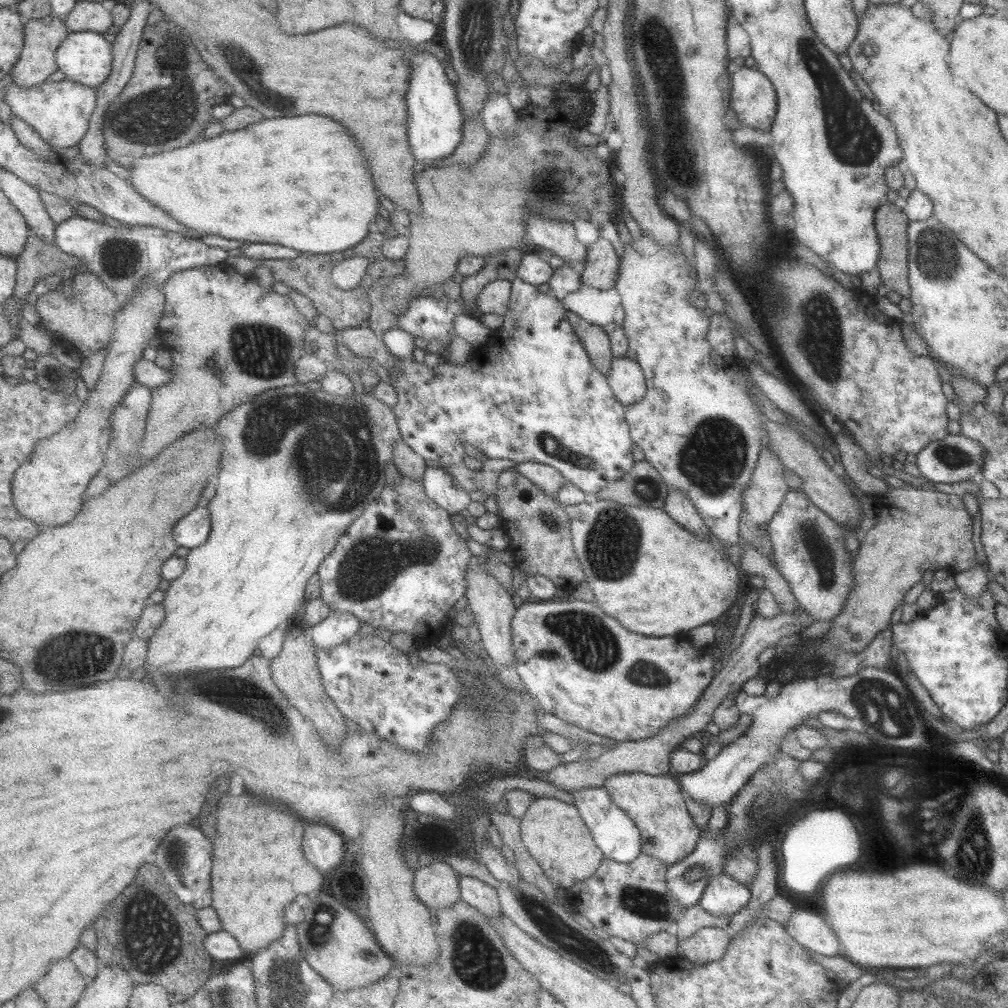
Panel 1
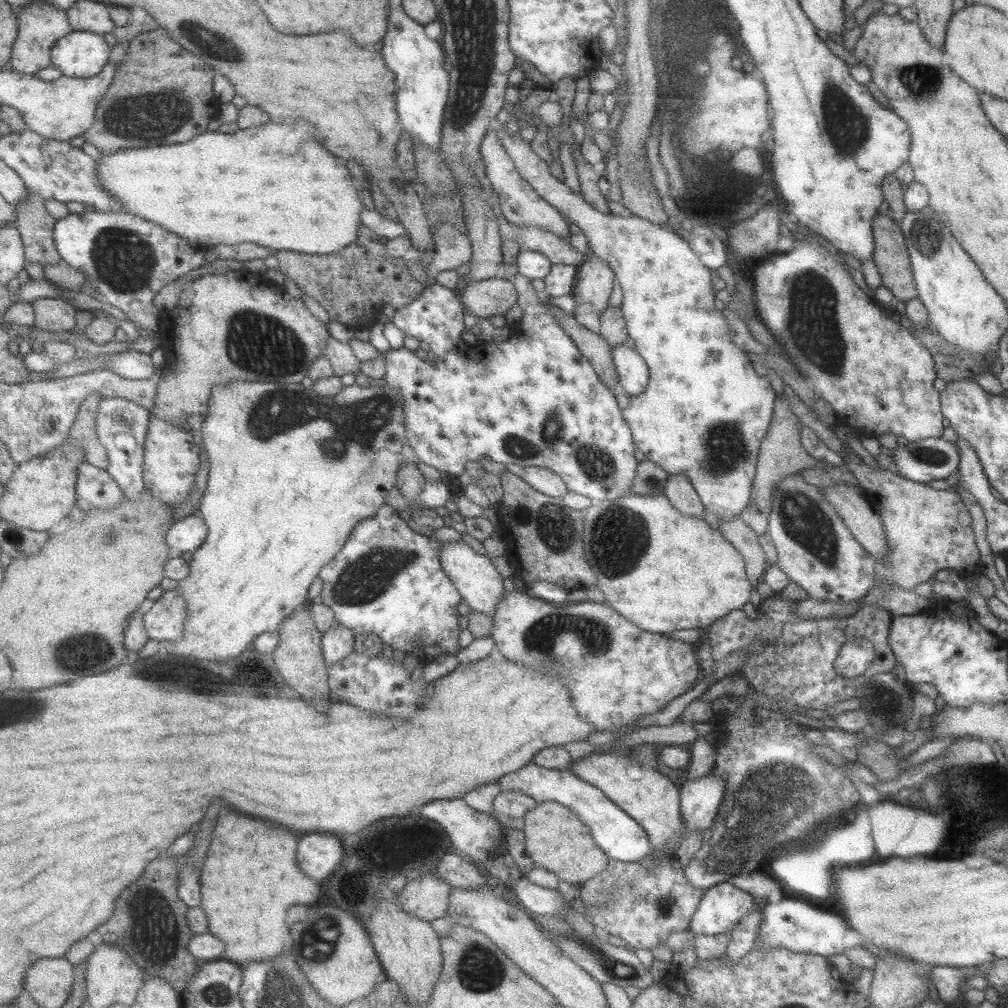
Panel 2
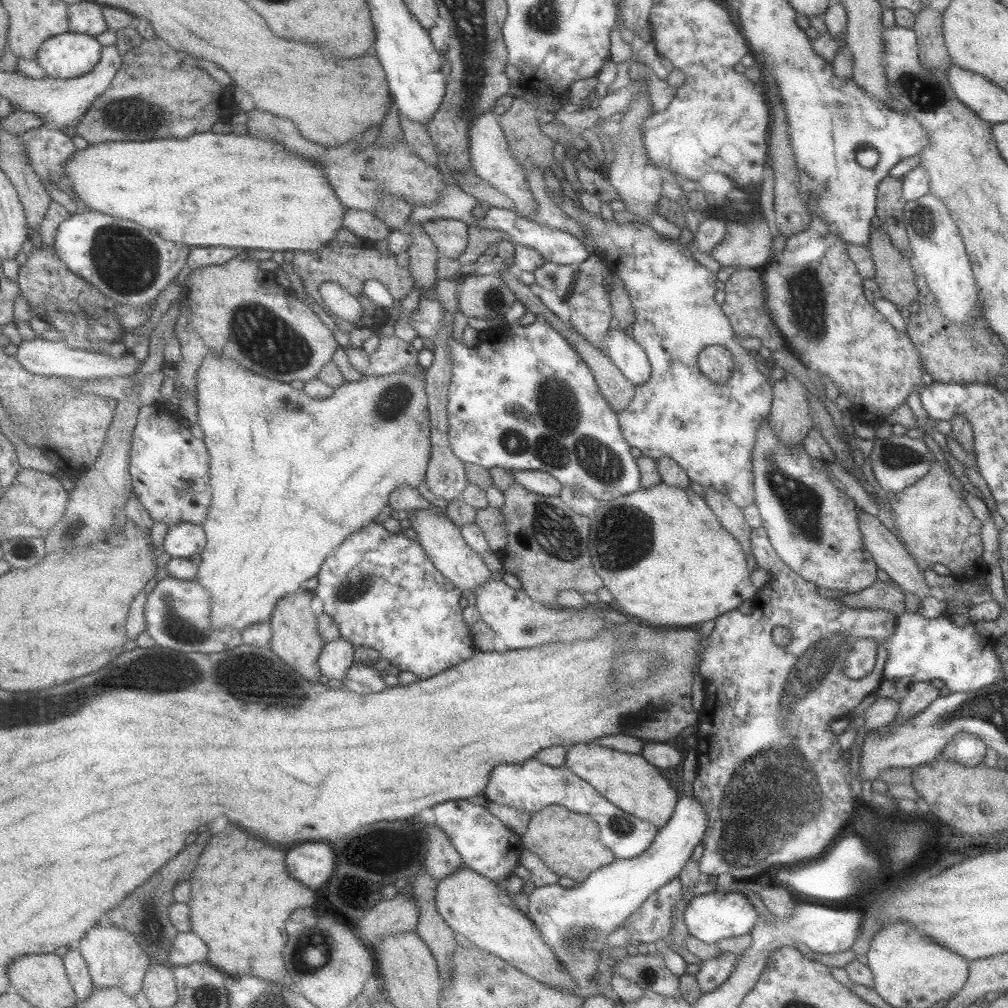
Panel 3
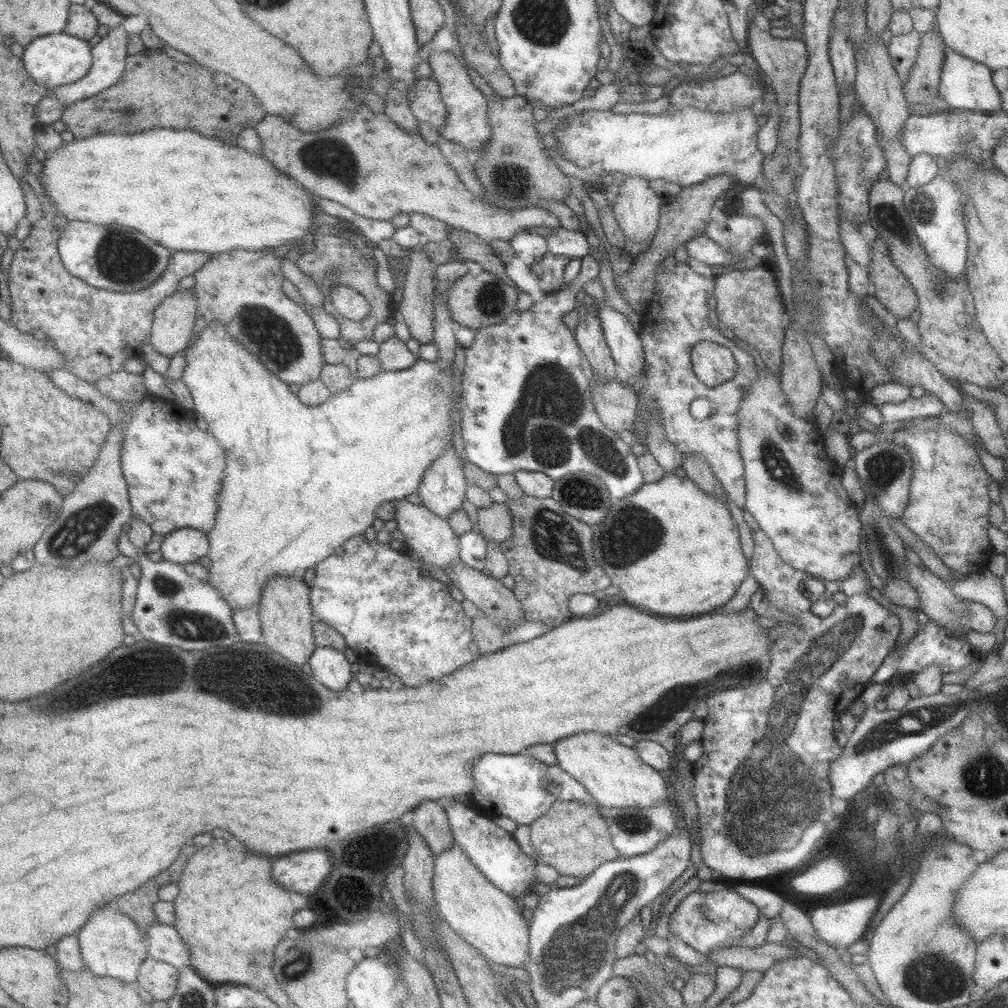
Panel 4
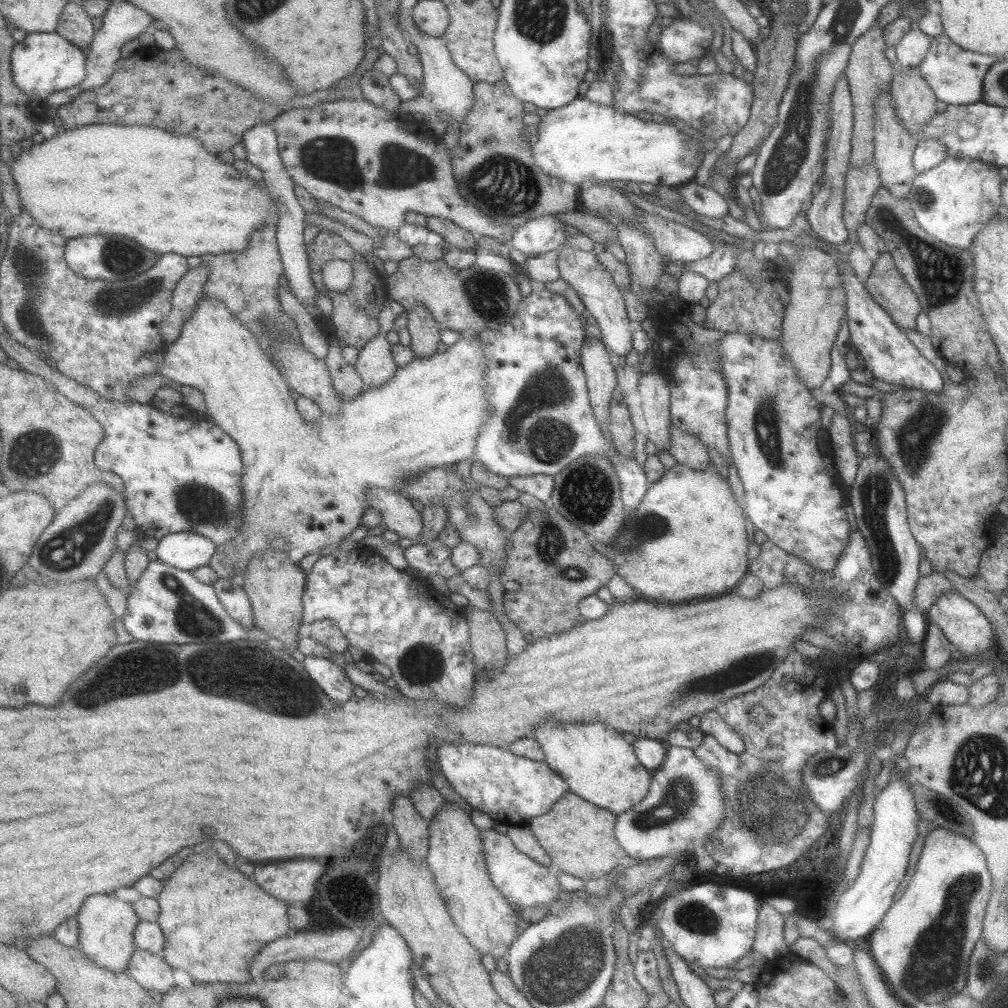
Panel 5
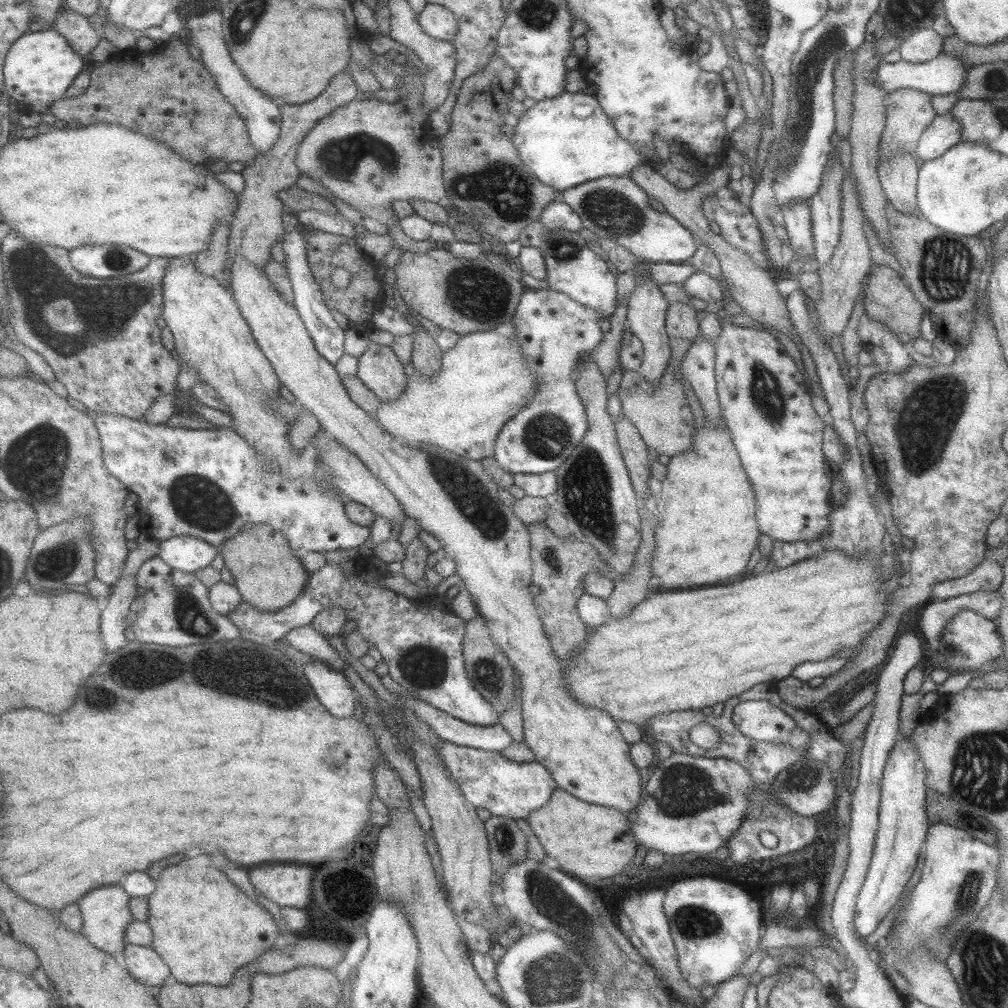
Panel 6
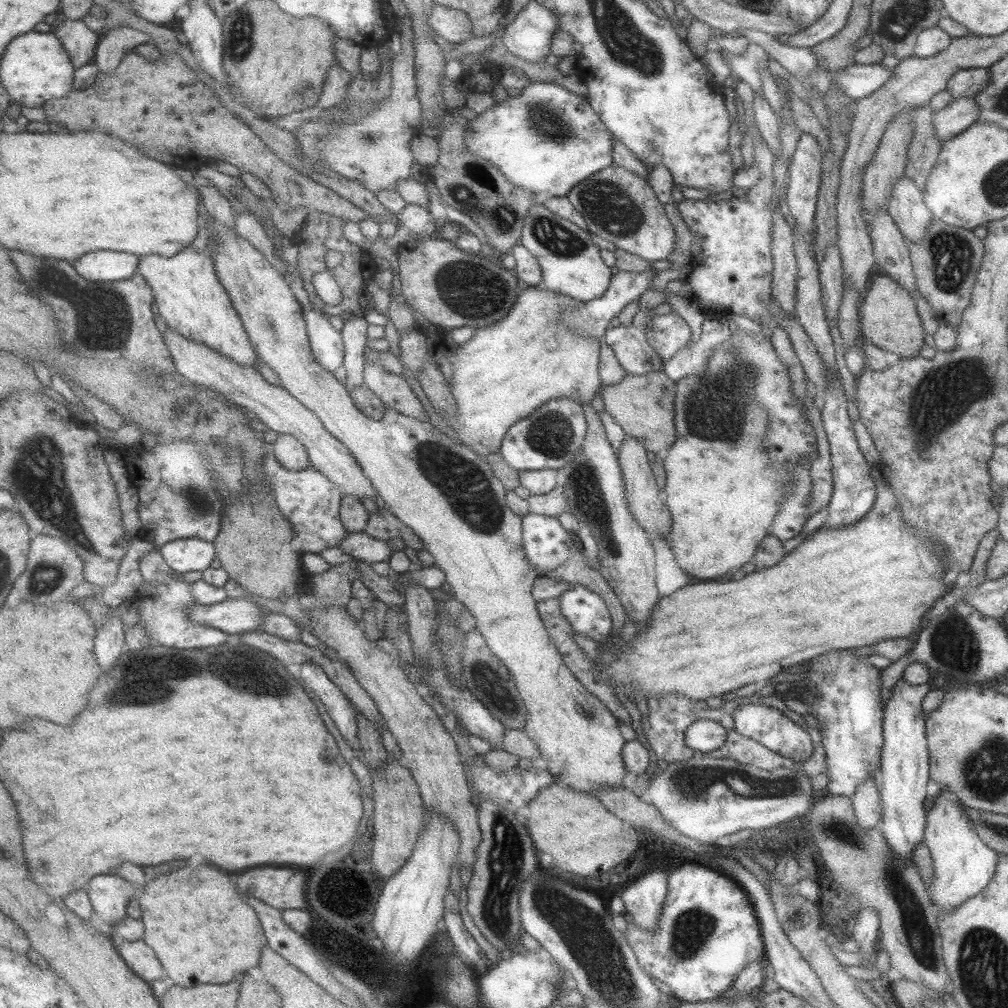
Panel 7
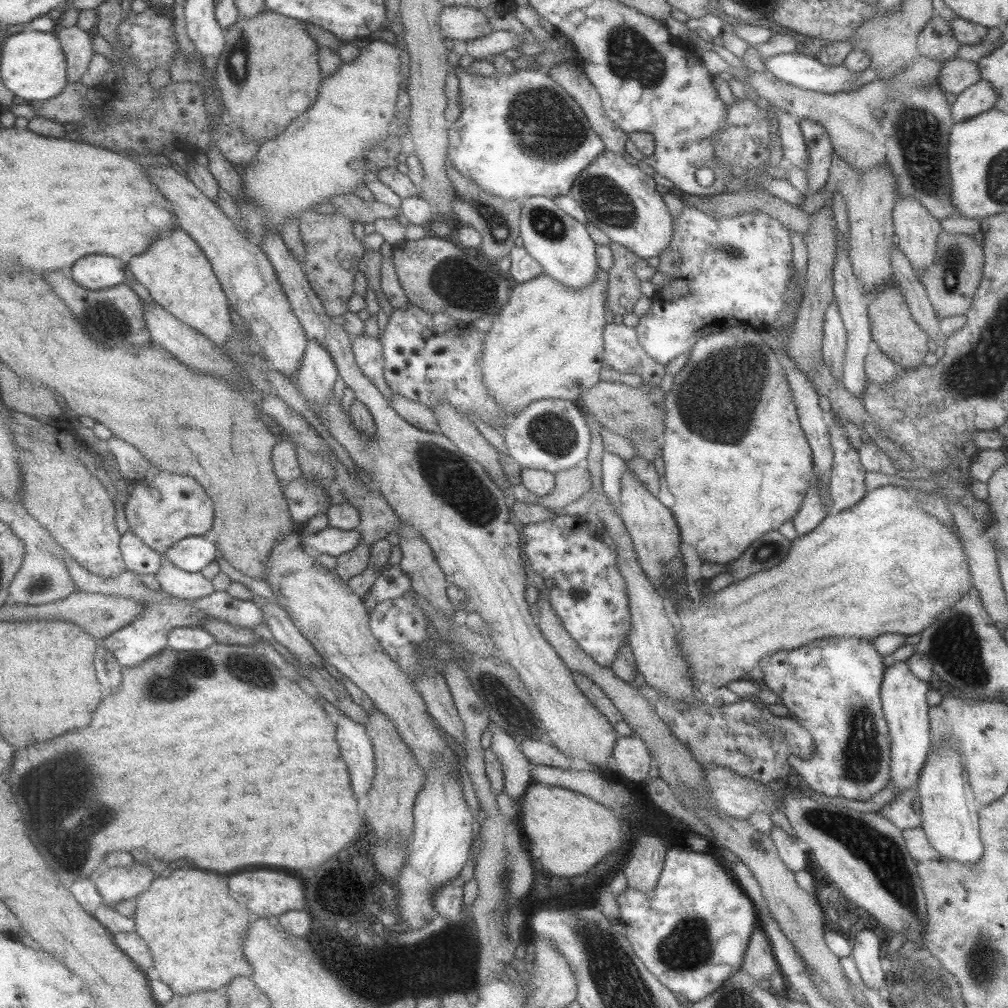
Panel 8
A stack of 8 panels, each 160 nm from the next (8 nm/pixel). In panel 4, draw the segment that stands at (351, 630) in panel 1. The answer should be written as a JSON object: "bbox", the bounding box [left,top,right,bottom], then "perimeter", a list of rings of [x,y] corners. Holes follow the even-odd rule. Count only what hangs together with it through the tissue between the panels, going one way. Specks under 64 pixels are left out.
{"bbox":[308,647,354,692],"perimeter":[[[319,647],[308,663],[314,677],[335,692],[345,690],[354,680],[353,664],[343,650]]]}

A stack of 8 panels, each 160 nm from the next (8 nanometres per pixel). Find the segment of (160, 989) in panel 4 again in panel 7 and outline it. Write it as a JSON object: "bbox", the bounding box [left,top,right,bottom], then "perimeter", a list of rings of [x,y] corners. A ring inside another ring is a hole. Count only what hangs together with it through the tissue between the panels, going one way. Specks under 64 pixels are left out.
{"bbox":[118,939,168,982],"perimeter":[[[125,939],[118,947],[118,951],[141,978],[145,978],[149,982],[159,980],[159,978],[167,978],[168,972],[165,972],[165,968],[161,966],[161,960],[157,958],[155,949],[144,940],[130,941]]]}

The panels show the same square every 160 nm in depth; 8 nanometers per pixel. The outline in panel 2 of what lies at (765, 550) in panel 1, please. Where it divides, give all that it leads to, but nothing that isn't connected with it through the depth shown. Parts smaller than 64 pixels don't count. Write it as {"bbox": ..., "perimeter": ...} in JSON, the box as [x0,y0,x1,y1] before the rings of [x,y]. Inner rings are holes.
{"bbox":[740,393,825,534],"perimeter":[[[783,393],[775,395],[772,417],[767,432],[761,440],[756,460],[756,471],[752,480],[750,499],[740,512],[741,520],[756,534],[767,530],[768,514],[771,510],[771,491],[784,476],[811,467],[823,467],[825,463],[805,453],[799,440],[800,422],[791,411],[791,405]]]}

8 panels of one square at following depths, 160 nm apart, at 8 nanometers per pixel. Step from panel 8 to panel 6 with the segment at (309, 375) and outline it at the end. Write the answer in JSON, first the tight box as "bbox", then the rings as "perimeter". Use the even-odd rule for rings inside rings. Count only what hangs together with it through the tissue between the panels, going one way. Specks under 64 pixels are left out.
{"bbox":[281,226,346,364],"perimeter":[[[294,226],[292,230],[286,230],[281,237],[283,252],[287,255],[286,264],[291,275],[294,286],[294,306],[297,308],[301,319],[305,322],[307,330],[310,331],[318,351],[327,361],[337,364],[345,356],[346,331],[332,314],[330,304],[326,302],[322,286],[313,276],[313,271],[308,259],[308,242],[305,242],[301,228]]]}

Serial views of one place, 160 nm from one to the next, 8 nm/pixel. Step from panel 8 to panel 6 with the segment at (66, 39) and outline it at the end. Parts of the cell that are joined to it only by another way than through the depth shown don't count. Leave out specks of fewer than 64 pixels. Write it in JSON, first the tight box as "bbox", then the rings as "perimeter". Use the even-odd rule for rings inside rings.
{"bbox":[53,9,103,57],"perimeter":[[[68,9],[59,14],[53,28],[65,36],[82,56],[90,57],[103,37],[101,31],[91,26],[86,15]]]}

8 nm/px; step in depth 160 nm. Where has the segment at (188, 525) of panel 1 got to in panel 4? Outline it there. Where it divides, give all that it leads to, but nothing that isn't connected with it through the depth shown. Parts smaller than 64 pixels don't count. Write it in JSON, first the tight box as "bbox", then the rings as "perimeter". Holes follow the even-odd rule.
{"bbox":[160,528,210,565],"perimeter":[[[183,528],[166,535],[160,547],[165,559],[181,565],[201,560],[210,550],[208,533],[196,528]]]}

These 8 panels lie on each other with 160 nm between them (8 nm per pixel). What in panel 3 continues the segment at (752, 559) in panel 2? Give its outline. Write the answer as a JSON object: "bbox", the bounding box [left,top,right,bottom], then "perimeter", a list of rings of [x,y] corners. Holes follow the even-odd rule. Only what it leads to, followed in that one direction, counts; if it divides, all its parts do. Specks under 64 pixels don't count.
{"bbox":[702,487,750,552],"perimeter":[[[707,487],[702,488],[704,492],[703,500],[713,511],[721,526],[737,540],[743,552],[750,552],[750,526],[745,522],[742,509],[735,506],[725,494],[721,494]]]}

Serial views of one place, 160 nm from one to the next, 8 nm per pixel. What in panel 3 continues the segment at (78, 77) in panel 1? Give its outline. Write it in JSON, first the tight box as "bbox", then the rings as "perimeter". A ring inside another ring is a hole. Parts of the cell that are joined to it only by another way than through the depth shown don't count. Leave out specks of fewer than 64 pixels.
{"bbox":[35,31,103,78],"perimeter":[[[69,31],[45,41],[35,60],[49,78],[77,78],[99,64],[103,47],[95,35]]]}

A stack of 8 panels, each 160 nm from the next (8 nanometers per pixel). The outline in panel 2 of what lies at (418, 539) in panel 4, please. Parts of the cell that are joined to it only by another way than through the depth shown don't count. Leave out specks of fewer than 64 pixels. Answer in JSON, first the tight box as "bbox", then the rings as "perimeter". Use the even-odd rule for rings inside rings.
{"bbox":[441,539,505,618],"perimeter":[[[462,539],[445,542],[442,546],[441,559],[446,573],[450,575],[455,587],[460,590],[463,602],[466,602],[471,610],[493,618],[494,612],[497,611],[497,604],[505,594],[503,580],[495,571],[494,562],[489,560],[485,554],[481,555],[475,552]]]}

